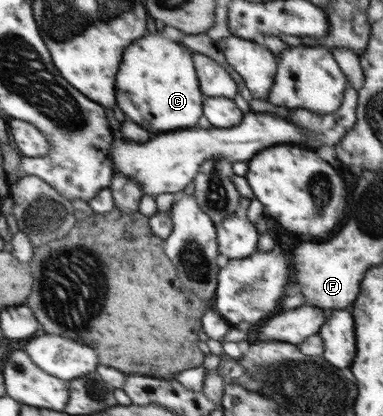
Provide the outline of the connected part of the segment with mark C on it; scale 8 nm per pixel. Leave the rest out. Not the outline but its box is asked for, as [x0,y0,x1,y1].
[117,33,204,133]

